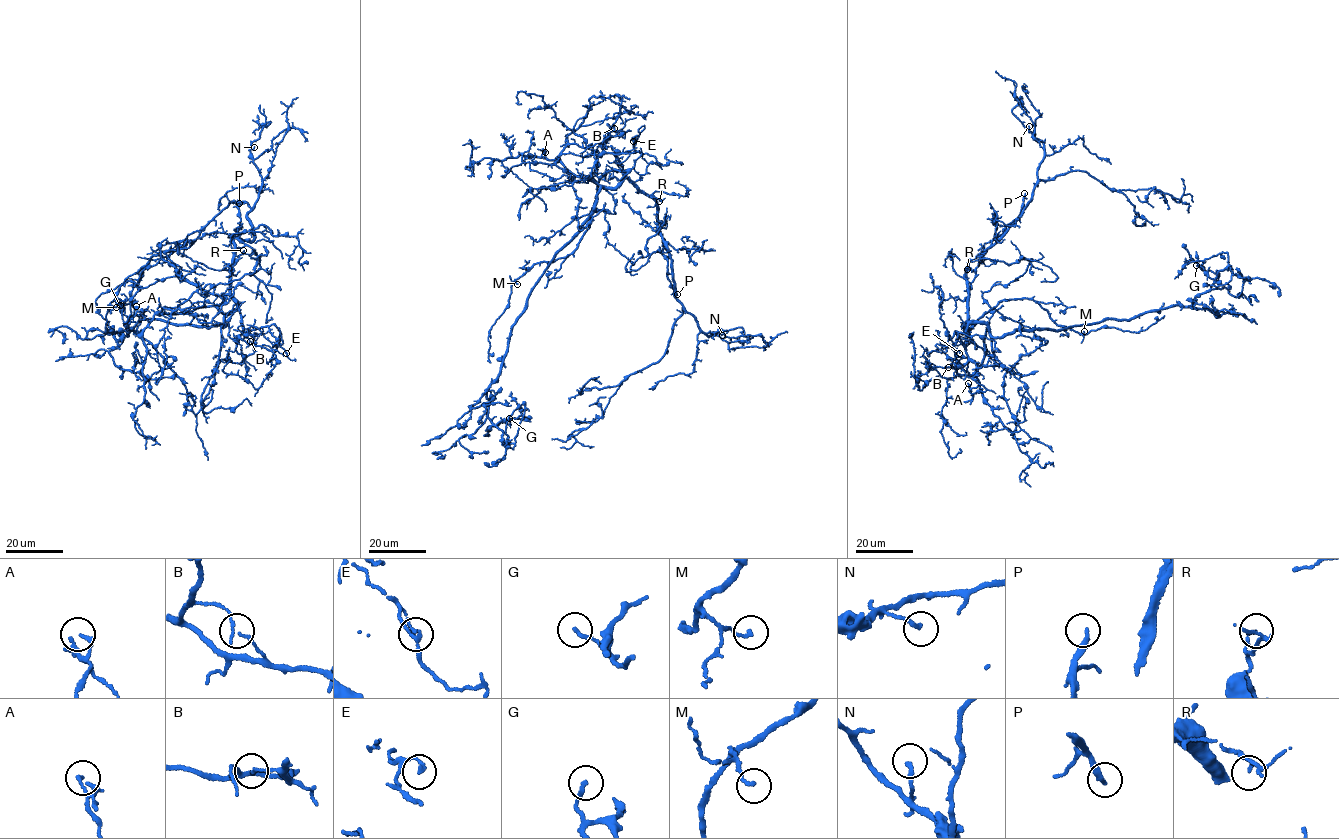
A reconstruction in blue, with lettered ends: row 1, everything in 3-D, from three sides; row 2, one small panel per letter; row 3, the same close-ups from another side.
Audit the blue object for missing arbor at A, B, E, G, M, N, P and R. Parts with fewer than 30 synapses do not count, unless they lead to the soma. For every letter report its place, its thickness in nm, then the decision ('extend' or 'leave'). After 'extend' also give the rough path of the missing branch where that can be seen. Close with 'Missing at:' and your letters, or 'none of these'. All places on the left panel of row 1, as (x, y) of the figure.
A: at (136, 306); 140 nm thick; leave
B: at (250, 341); 60 nm thick; leave
E: at (286, 353); 150 nm thick; leave
G: at (120, 305); 160 nm thick; leave
M: at (116, 307); 150 nm thick; leave
N: at (254, 147); 160 nm thick; leave
P: at (239, 203); 200 nm thick; extend; missing branch runs (239, 203), (238, 198), (249, 187), (228, 184), (229, 149), (233, 145), (234, 154)
R: at (243, 250); 110 nm thick; leave
Missing at: P

